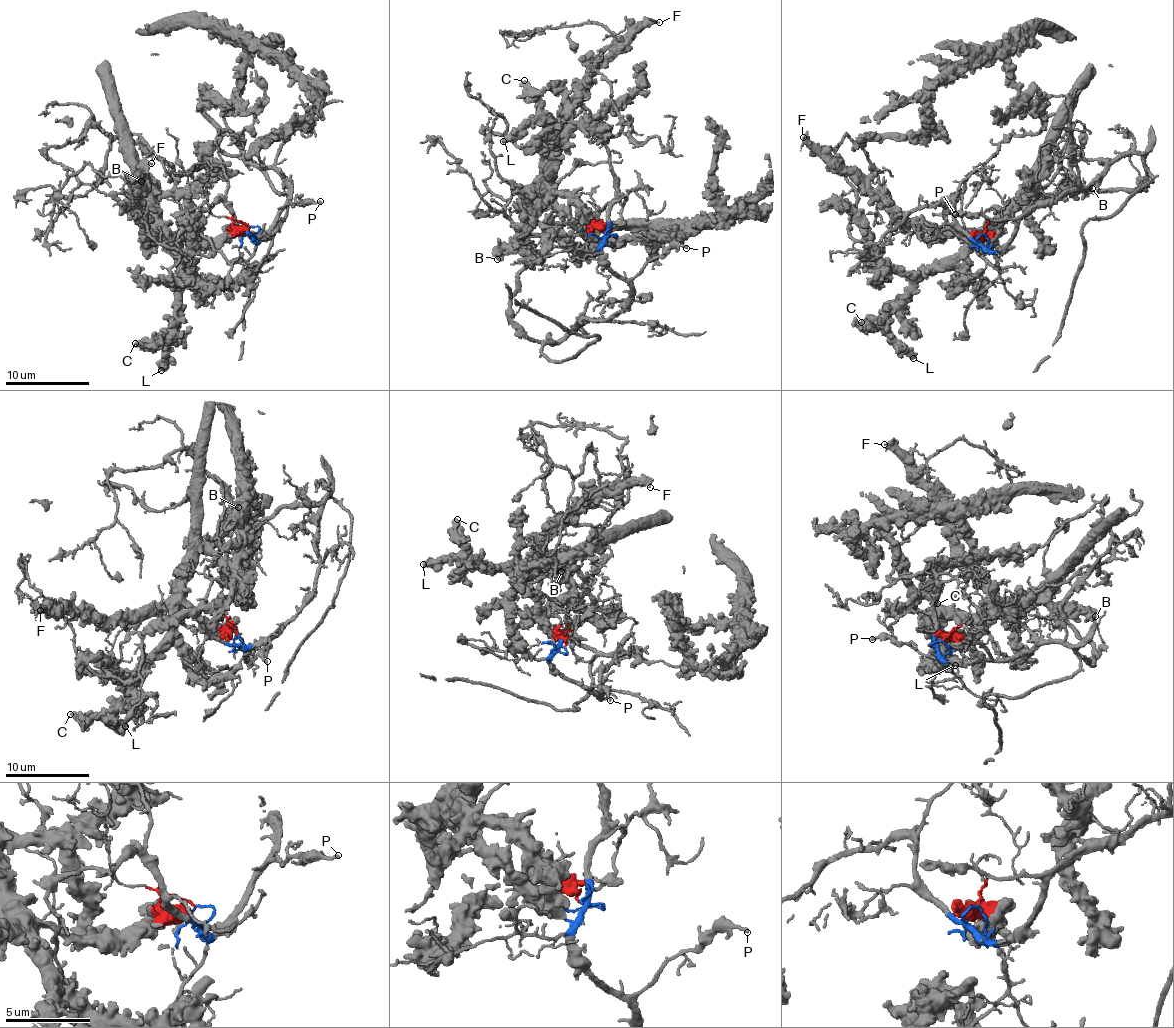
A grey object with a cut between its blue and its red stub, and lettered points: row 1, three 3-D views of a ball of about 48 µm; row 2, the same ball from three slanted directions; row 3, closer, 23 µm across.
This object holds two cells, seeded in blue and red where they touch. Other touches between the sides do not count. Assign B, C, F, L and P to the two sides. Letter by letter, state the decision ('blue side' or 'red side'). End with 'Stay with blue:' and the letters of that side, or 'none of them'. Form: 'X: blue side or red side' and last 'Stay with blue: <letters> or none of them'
B: red side
C: red side
F: red side
L: red side
P: blue side
Stay with blue: P

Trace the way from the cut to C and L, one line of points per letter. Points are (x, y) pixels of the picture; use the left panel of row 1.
C: (249, 226), (235, 222), (213, 238), (185, 241), (170, 235), (178, 262), (175, 309), (161, 333), (134, 343)
L: (249, 226), (235, 222), (213, 238), (185, 241), (170, 235), (178, 262), (179, 286), (169, 354), (161, 370)

